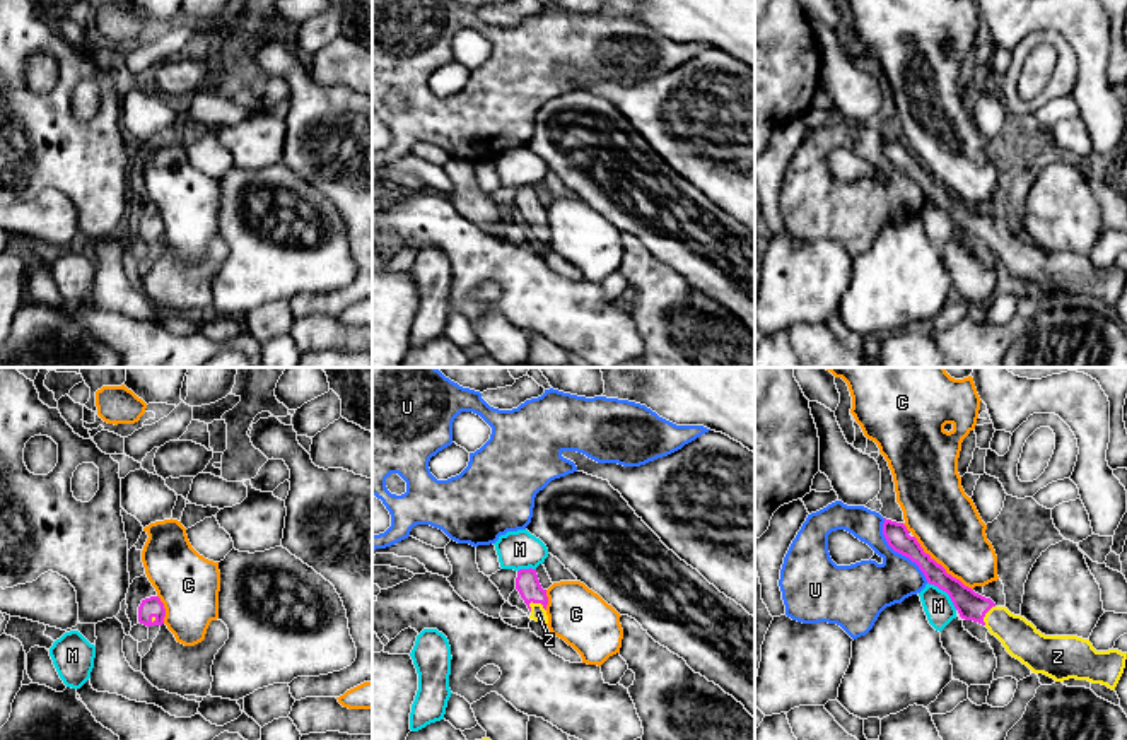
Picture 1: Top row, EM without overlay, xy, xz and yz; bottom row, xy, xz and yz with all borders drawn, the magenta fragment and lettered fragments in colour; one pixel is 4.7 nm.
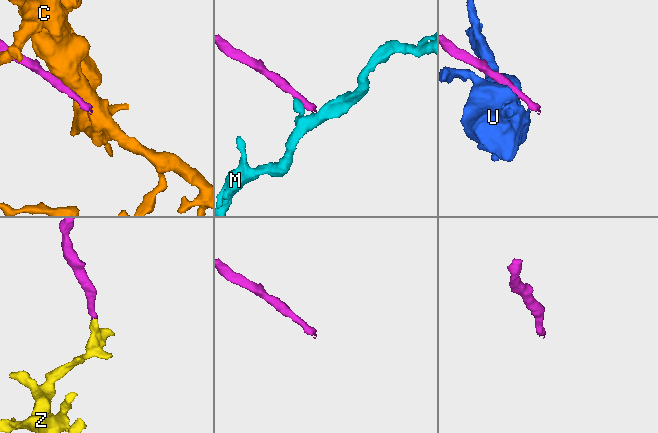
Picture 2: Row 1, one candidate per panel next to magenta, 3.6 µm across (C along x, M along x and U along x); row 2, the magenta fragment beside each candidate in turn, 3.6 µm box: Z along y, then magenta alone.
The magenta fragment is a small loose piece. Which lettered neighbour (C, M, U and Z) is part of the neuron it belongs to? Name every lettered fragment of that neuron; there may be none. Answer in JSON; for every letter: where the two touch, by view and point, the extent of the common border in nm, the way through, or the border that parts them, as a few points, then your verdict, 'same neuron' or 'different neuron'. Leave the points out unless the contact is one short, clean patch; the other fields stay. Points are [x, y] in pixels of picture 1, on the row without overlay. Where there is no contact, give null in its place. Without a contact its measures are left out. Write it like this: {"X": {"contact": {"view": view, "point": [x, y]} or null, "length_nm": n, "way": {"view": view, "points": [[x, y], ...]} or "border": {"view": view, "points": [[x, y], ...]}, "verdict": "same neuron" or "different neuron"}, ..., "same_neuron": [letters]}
{"C": {"contact": {"view": "yz", "point": [941, 183]}, "length_nm": 380, "verdict": "different neuron"}, "M": {"contact": {"view": "yz", "point": [945, 207]}, "length_nm": 190, "border": {"view": "yz", "points": [[928, 199], [941, 205], [957, 226]]}, "verdict": "different neuron"}, "U": {"contact": {"view": "yz", "point": [899, 170]}, "length_nm": 360, "verdict": "different neuron"}, "Z": {"contact": {"view": "xz", "point": [538, 219]}, "length_nm": 90, "way": {"view": "xz", "points": [[528, 202], [538, 219], [538, 231]]}, "verdict": "same neuron"}, "same_neuron": ["Z"]}

